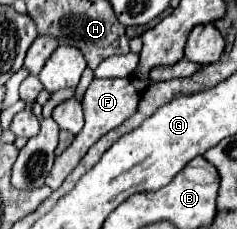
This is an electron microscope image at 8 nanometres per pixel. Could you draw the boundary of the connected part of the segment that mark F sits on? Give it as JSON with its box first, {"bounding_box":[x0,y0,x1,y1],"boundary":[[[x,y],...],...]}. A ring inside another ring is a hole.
{"bounding_box":[45,58,201,190],"boundary":[[[181,58],[177,64],[173,66],[165,66],[165,68],[155,68],[149,72],[149,76],[143,80],[139,76],[127,76],[127,78],[101,78],[101,80],[93,80],[87,88],[87,92],[83,94],[83,112],[85,112],[85,126],[83,130],[75,136],[73,144],[61,154],[55,158],[55,164],[45,180],[45,184],[51,188],[51,190],[57,190],[63,180],[71,174],[71,170],[79,164],[79,160],[87,154],[89,146],[92,146],[101,138],[105,136],[109,130],[117,128],[119,124],[123,124],[129,116],[135,114],[137,110],[137,104],[141,100],[141,94],[145,92],[145,88],[149,88],[151,84],[155,82],[161,82],[161,80],[171,80],[171,78],[183,78],[183,76],[193,76],[197,70],[201,68],[201,64],[195,64],[187,58]]]}

